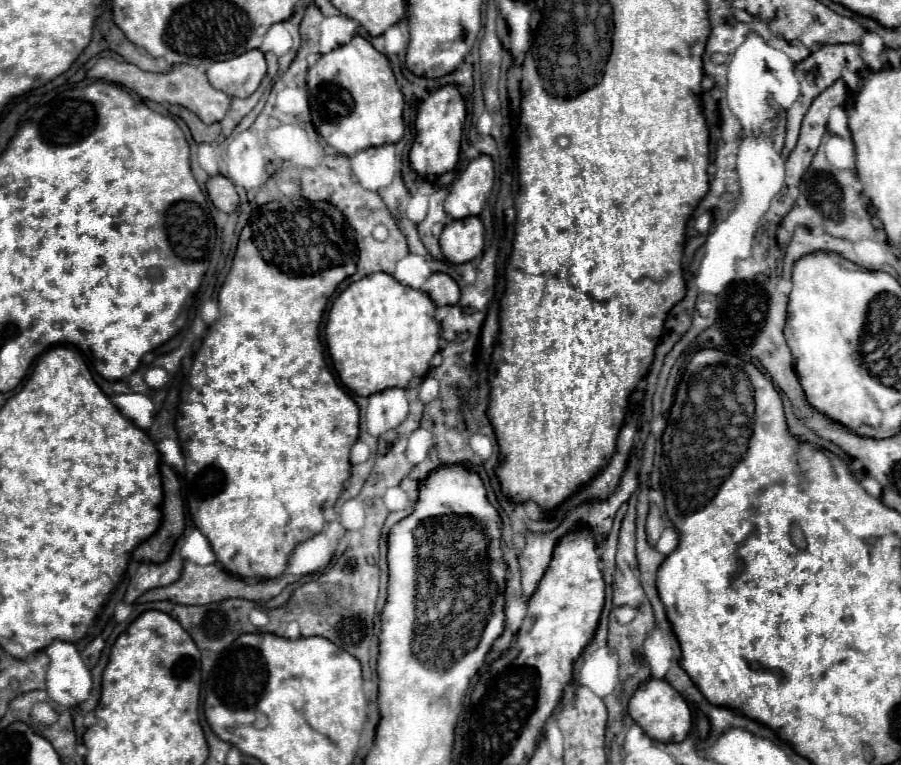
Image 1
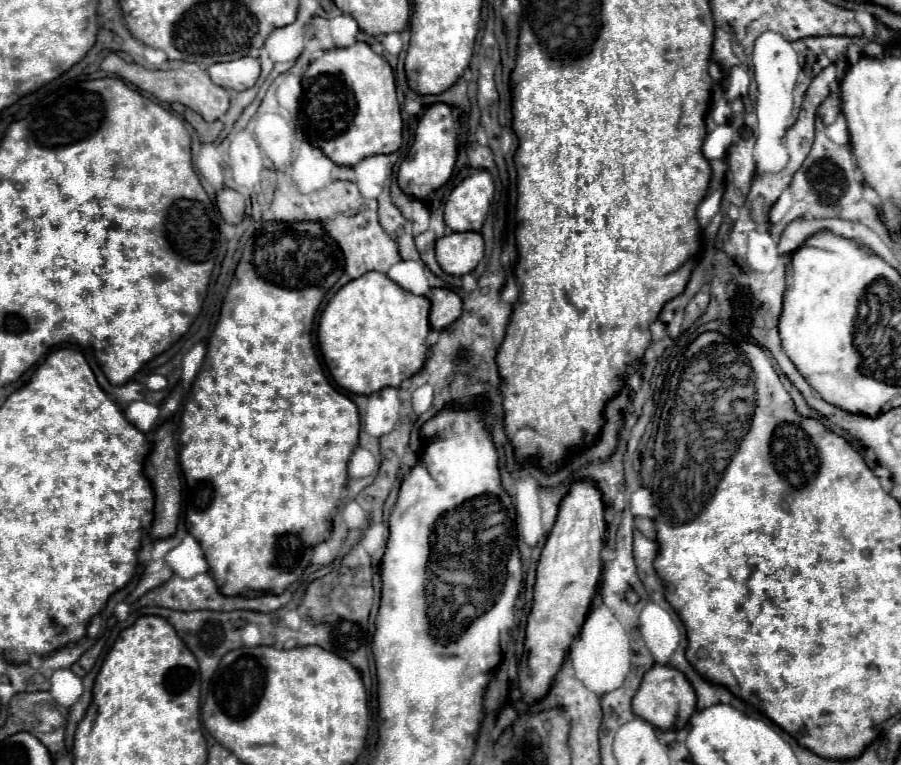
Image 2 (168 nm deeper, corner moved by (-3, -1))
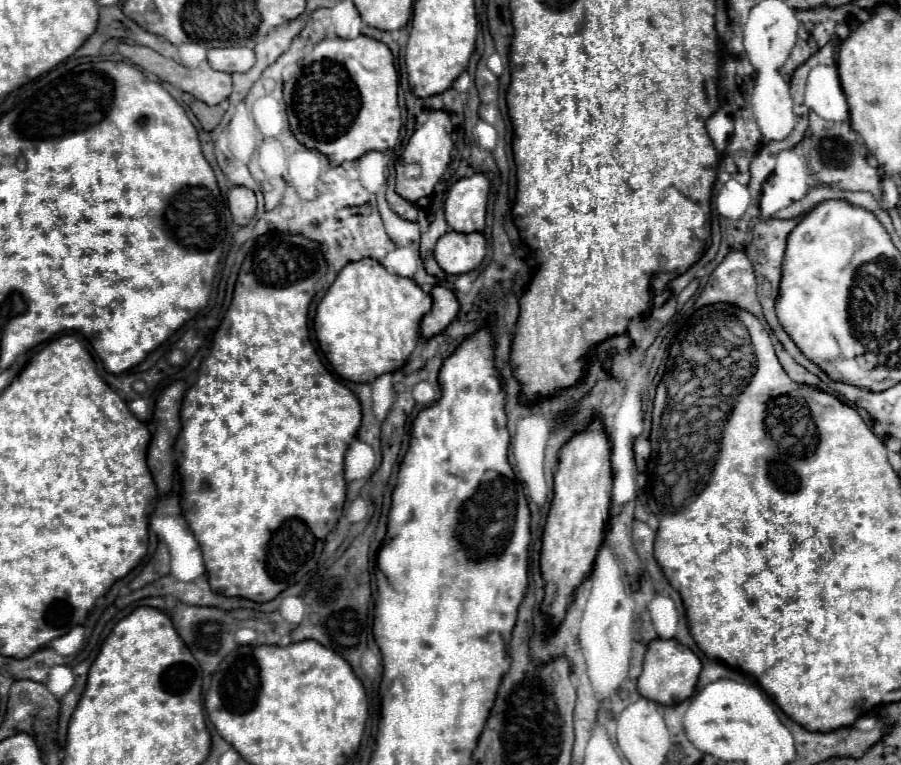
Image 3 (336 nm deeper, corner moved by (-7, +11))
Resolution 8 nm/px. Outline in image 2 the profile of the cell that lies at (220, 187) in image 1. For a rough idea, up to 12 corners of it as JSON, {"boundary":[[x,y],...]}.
{"boundary":[[217,192],[217,208],[225,222],[239,224],[245,200],[239,192]]}

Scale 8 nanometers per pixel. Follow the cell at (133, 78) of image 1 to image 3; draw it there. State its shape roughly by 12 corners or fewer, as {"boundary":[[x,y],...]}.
{"boundary":[[151,48],[117,52],[209,106],[231,94],[231,74],[177,64]]}

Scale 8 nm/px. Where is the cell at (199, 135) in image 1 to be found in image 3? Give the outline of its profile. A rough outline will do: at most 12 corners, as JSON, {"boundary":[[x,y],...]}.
{"boundary":[[191,100],[189,108],[211,132],[221,122],[227,104],[207,106],[201,100]]}

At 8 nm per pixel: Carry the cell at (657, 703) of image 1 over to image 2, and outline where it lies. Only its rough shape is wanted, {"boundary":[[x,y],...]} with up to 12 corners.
{"boundary":[[653,664],[633,712],[659,730],[679,730],[695,712],[681,670]]}

